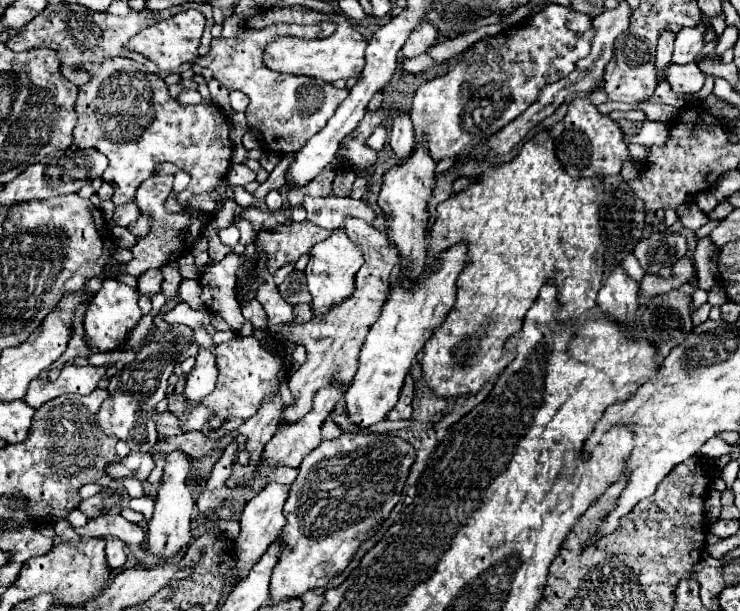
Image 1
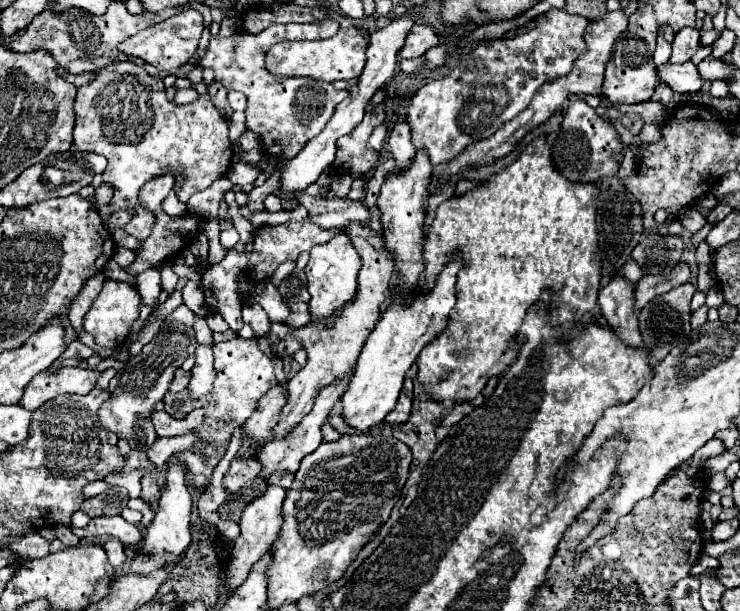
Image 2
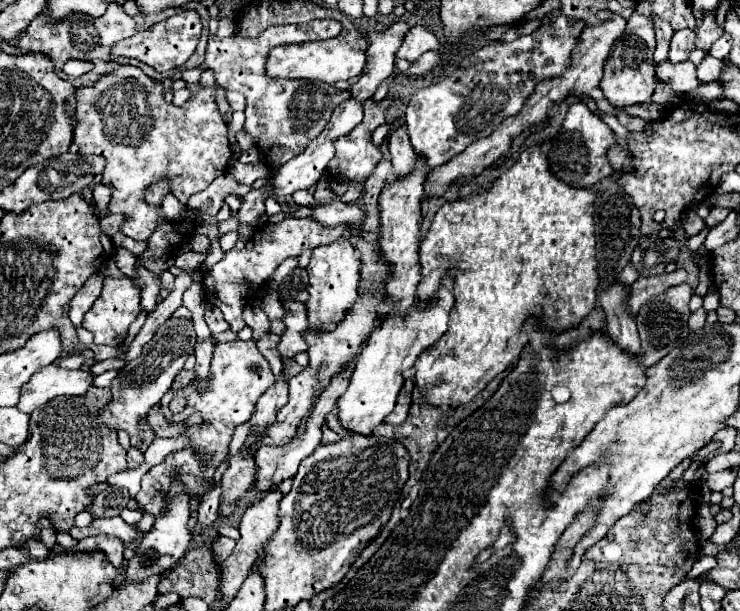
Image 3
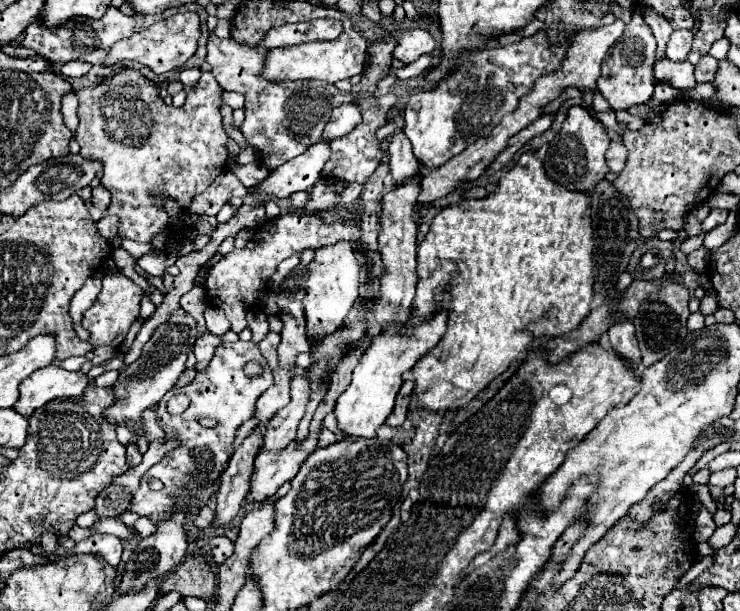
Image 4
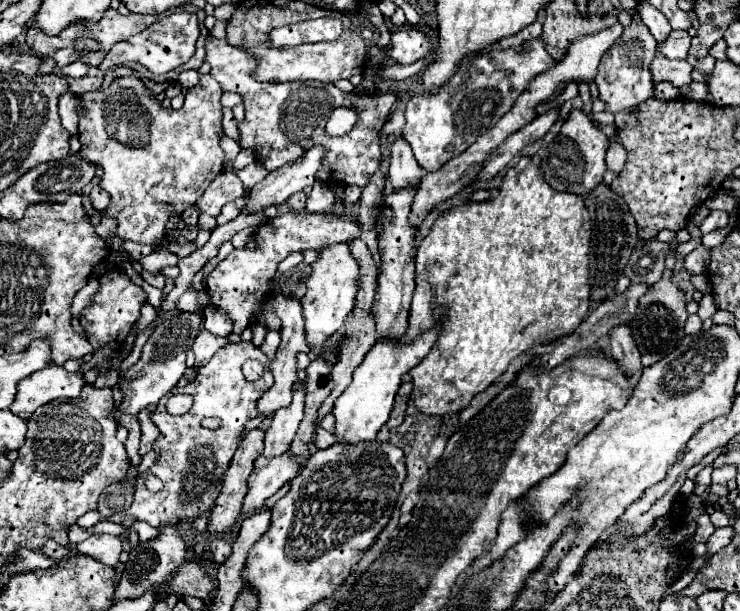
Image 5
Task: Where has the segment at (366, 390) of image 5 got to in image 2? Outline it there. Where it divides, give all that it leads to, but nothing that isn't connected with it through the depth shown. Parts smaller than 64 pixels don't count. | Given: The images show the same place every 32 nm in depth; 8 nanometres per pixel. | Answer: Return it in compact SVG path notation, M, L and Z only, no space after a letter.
M450 260L444 266L444 272L436 280L436 288L428 294L414 296L414 302L410 306L402 306L400 298L394 298L394 304L380 316L376 328L370 332L358 362L356 372L350 378L350 386L340 398L342 402L342 418L348 426L352 426L358 432L370 432L376 424L380 424L386 414L392 412L396 406L398 394L404 384L406 370L416 362L418 354L426 344L430 344L448 324L448 314L454 308L454 284L456 274L460 270L460 260Z

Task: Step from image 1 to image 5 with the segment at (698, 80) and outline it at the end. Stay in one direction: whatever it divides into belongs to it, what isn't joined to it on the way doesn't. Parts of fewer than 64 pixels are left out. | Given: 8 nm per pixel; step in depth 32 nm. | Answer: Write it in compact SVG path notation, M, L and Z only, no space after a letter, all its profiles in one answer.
M660 54L650 64L650 74L652 74L654 82L668 80L676 88L688 86L692 82L690 72L692 72L692 66L686 60L668 60L668 58L660 56Z

